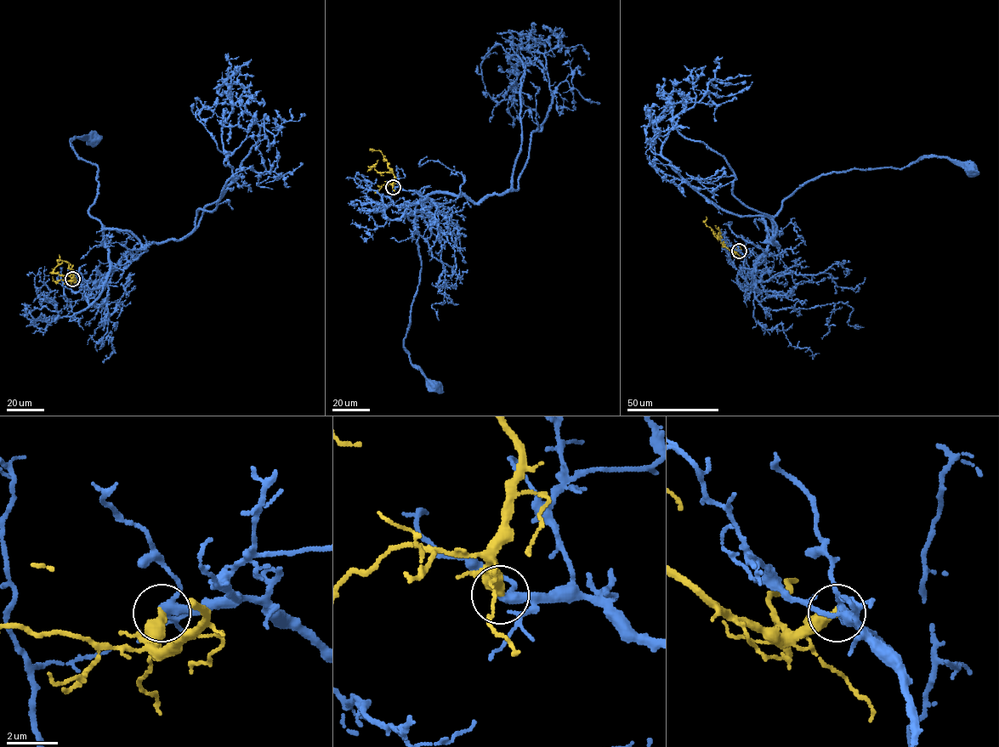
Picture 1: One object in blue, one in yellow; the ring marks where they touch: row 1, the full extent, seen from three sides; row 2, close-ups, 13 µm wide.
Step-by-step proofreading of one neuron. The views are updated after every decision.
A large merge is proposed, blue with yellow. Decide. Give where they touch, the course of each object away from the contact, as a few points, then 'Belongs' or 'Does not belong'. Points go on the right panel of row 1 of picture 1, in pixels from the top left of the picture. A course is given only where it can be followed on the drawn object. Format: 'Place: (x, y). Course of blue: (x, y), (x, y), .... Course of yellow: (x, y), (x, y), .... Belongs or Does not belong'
Place: (739, 251). Course of blue: (739, 251), (744, 267), (753, 268), (774, 234), (781, 203), (823, 174), (903, 168), (933, 156), (971, 169). Course of yellow: (739, 251), (734, 252), (724, 246), (706, 224), (706, 217). Belongs

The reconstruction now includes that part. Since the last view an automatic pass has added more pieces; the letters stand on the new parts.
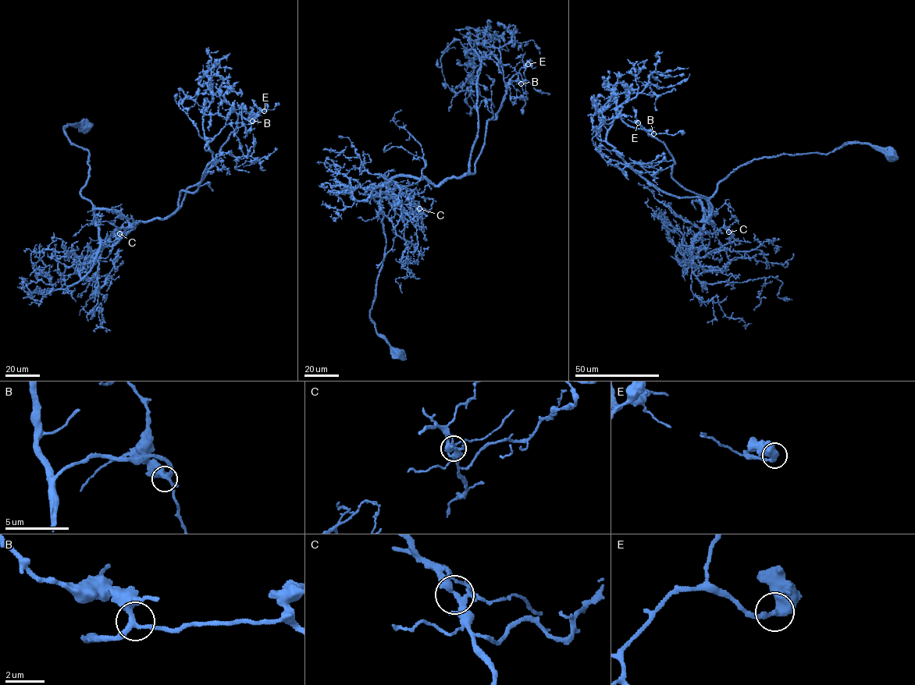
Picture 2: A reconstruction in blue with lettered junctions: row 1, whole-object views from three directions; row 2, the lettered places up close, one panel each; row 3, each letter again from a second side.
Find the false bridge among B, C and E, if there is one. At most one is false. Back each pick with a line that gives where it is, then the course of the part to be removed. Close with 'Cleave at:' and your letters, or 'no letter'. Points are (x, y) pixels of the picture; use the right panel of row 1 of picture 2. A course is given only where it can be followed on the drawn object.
Cleave at: no letter

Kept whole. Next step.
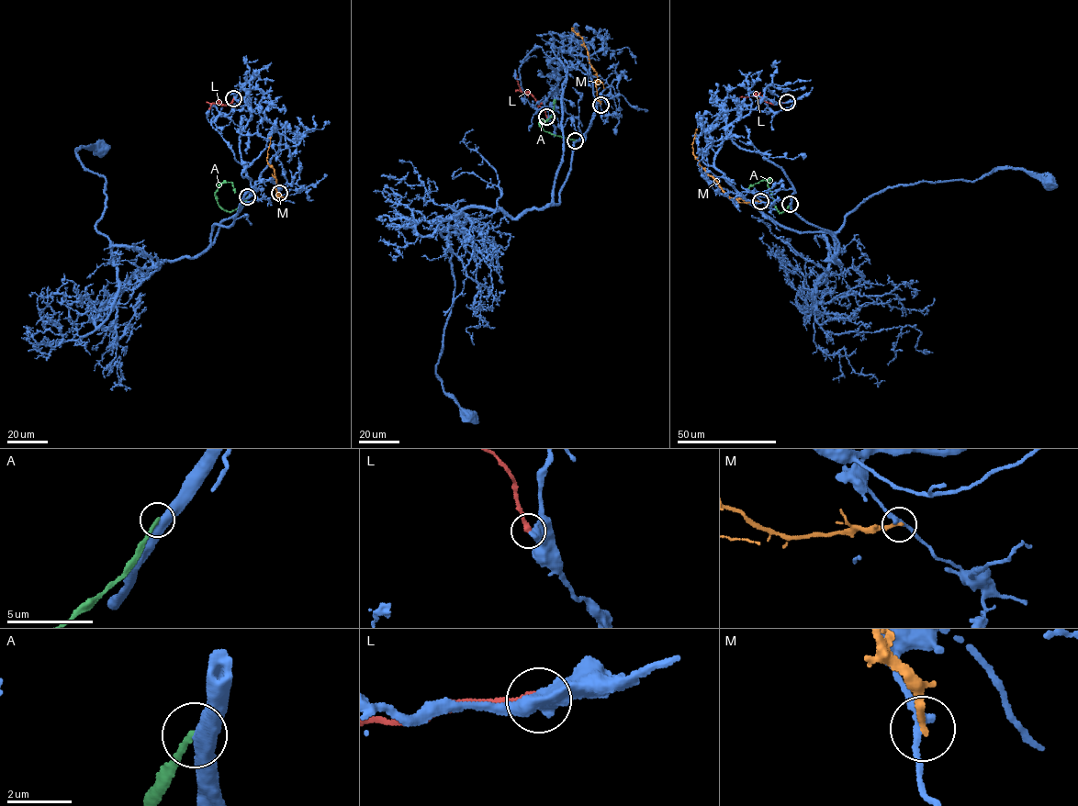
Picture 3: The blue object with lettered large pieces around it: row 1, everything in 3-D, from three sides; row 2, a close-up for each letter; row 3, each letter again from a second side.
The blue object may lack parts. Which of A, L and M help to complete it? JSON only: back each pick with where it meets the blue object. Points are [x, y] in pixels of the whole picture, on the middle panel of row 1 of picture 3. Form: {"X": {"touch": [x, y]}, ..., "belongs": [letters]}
{"belongs": []}

